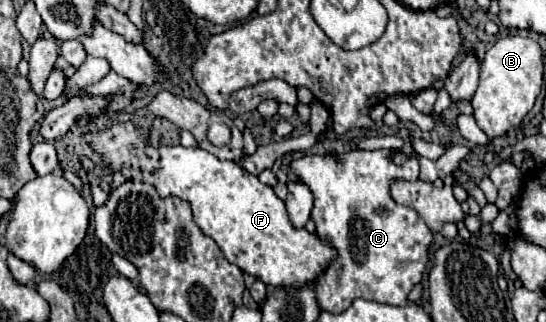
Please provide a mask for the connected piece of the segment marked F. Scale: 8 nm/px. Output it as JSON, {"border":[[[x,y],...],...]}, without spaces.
{"border":[[[113,124],[111,128],[99,132],[97,136],[85,134],[85,142],[91,142],[95,150],[101,154],[103,164],[109,166],[113,172],[123,170],[125,178],[137,178],[153,184],[161,196],[179,196],[187,202],[191,202],[193,218],[197,226],[211,236],[219,248],[223,250],[225,258],[231,264],[237,264],[245,274],[251,274],[255,278],[261,278],[265,284],[273,288],[301,288],[301,286],[315,286],[317,278],[325,272],[329,262],[337,258],[337,250],[317,234],[307,232],[305,228],[295,228],[287,216],[285,202],[277,198],[271,186],[265,186],[259,182],[257,176],[249,174],[241,166],[229,160],[219,160],[217,156],[209,154],[201,148],[183,148],[183,146],[147,146],[143,140],[145,132],[133,124]]]}

